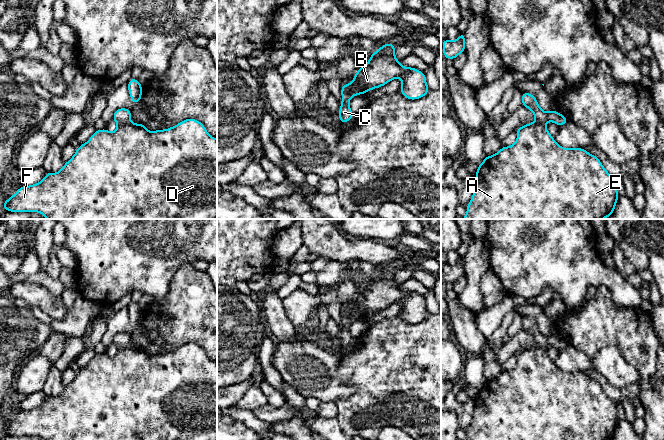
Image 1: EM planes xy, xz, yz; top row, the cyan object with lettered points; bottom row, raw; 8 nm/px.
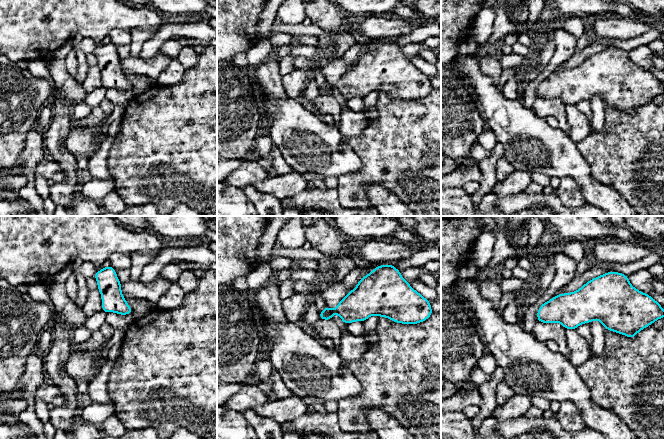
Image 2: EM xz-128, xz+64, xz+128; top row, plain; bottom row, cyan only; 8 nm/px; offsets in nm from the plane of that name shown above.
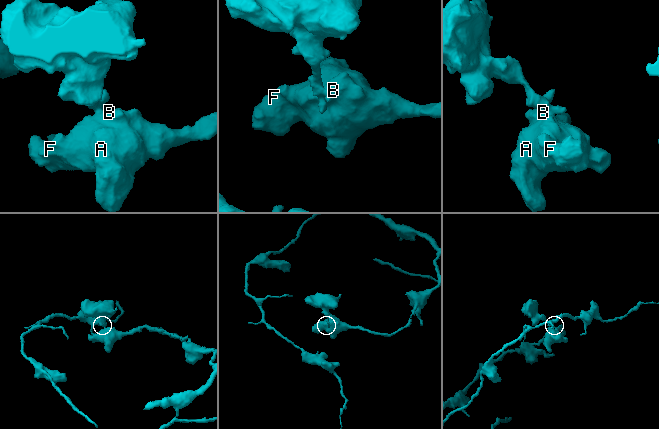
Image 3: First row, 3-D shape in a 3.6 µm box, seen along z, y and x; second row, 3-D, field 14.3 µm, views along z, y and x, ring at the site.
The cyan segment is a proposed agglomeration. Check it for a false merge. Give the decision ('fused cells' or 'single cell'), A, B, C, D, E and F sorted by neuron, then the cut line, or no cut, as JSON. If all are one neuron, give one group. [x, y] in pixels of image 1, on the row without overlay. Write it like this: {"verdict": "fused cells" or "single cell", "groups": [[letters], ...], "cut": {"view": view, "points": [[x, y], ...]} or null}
{"verdict": "fused cells", "groups": [["A", "B", "D", "E", "F"], ["C"]], "cut": {"view": "xy", "points": [[129, 345], [118, 348]]}}

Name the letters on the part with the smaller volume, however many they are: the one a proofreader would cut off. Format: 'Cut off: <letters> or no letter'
Cut off: C

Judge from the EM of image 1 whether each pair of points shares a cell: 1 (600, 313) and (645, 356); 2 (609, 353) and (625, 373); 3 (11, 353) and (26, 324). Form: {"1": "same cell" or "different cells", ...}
{"1": "same cell", "2": "same cell", "3": "same cell"}

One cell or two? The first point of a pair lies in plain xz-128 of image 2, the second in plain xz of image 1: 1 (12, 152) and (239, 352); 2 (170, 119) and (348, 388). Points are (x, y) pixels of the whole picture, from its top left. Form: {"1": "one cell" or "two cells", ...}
{"1": "one cell", "2": "two cells"}

